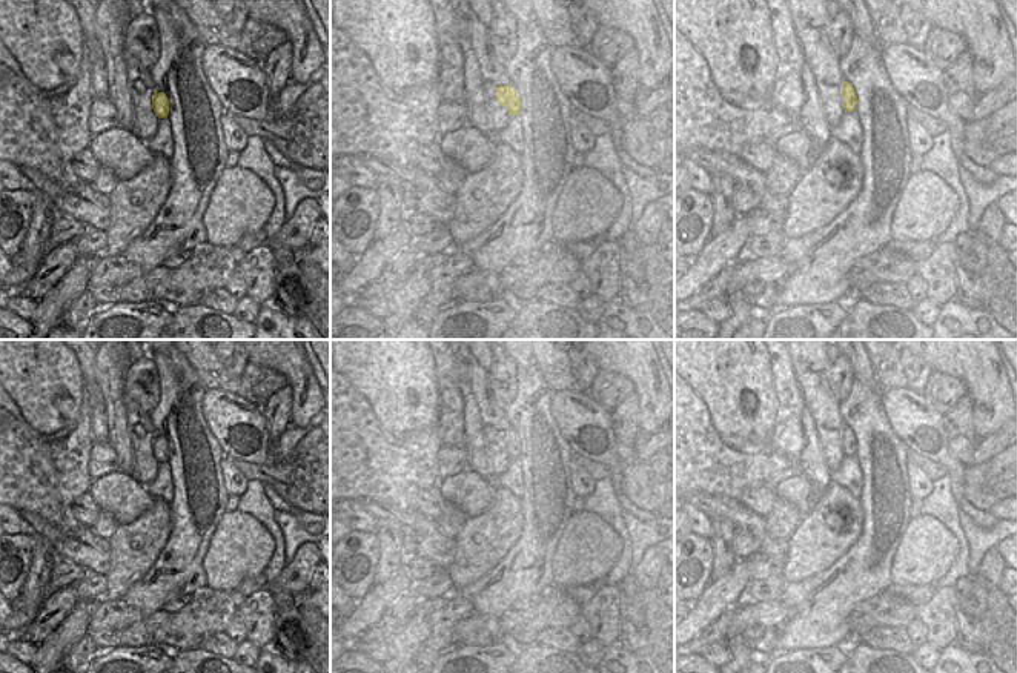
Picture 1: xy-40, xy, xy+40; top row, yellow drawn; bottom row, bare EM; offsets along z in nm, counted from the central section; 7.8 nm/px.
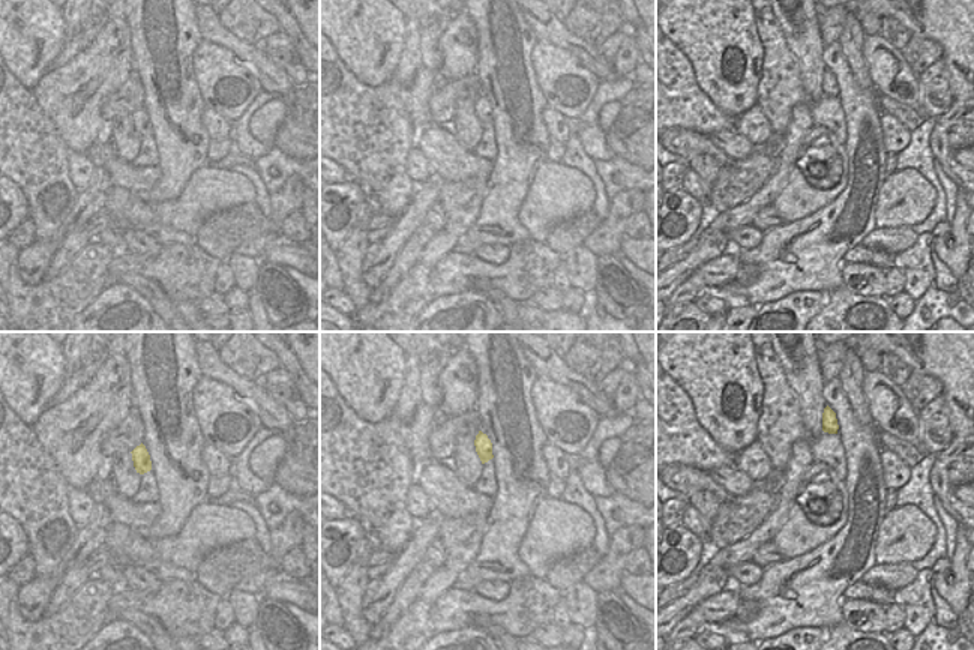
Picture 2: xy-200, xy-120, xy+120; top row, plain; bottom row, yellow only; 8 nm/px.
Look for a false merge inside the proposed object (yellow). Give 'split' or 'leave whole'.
leave whole

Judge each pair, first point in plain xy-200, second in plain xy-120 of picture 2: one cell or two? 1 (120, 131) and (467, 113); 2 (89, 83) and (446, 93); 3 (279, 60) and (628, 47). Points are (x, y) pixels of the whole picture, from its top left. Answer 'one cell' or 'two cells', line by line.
1: one cell
2: two cells
3: one cell

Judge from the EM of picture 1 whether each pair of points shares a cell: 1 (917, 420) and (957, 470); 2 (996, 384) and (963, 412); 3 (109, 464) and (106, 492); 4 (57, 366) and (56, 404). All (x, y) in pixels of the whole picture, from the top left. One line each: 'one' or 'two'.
1: one
2: two
3: two
4: one

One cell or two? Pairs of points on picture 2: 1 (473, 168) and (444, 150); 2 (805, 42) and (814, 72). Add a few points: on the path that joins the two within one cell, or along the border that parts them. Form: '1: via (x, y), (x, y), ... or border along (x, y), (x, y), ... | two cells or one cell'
1: via (465, 165), (459, 165), (452, 158) | one cell
2: via (808, 50), (811, 65) | one cell

